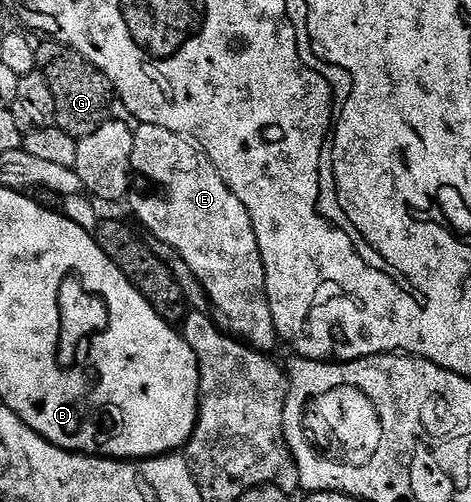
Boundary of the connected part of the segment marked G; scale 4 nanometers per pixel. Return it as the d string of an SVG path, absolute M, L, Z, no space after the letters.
M51 38L37 43L36 67L38 71L50 82L50 90L54 94L54 110L56 111L56 127L66 134L75 136L89 136L109 119L108 107L114 104L112 84L102 70L98 70L82 54L72 48L67 48Z

